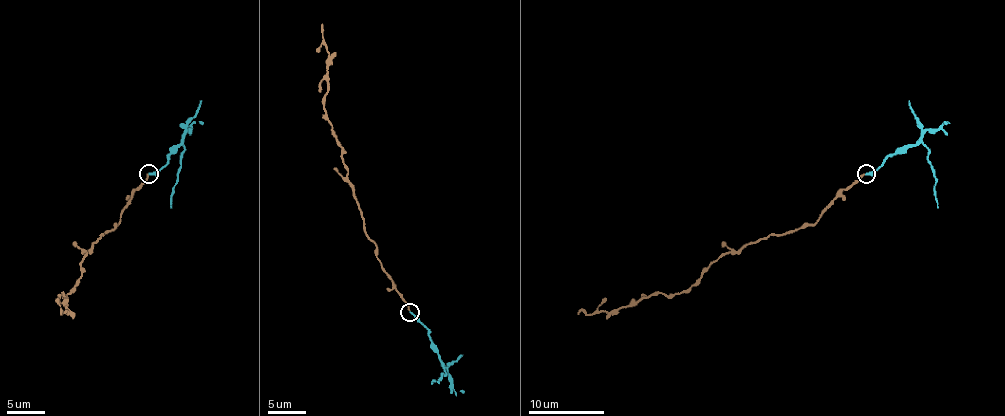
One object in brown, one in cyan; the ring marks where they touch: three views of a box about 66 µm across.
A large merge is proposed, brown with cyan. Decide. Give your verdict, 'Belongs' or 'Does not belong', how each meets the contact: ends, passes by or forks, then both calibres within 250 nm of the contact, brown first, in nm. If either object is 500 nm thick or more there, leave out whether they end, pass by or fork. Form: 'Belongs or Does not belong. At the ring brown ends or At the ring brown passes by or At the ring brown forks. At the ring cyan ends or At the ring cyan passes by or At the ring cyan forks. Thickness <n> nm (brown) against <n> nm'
Does not belong. At the ring brown ends. At the ring cyan ends. Thickness 190 nm (brown) against 200 nm

